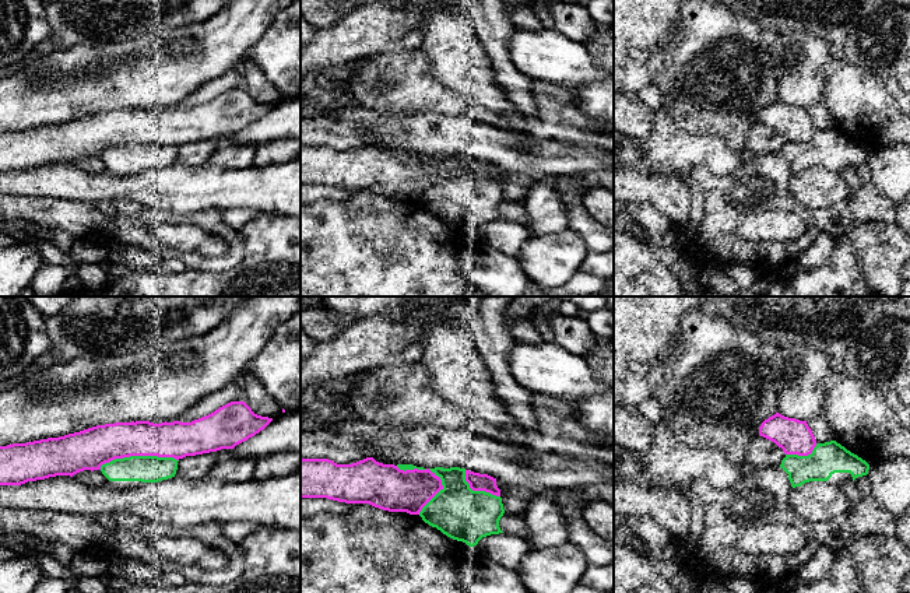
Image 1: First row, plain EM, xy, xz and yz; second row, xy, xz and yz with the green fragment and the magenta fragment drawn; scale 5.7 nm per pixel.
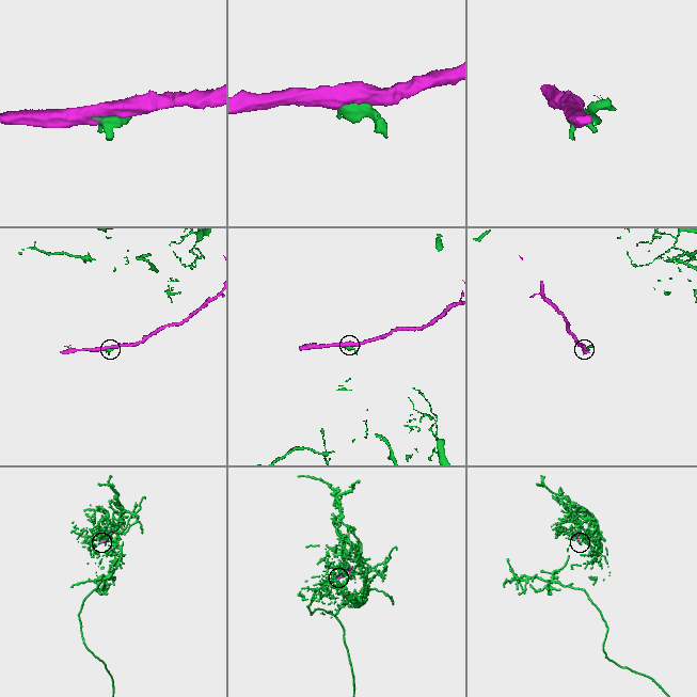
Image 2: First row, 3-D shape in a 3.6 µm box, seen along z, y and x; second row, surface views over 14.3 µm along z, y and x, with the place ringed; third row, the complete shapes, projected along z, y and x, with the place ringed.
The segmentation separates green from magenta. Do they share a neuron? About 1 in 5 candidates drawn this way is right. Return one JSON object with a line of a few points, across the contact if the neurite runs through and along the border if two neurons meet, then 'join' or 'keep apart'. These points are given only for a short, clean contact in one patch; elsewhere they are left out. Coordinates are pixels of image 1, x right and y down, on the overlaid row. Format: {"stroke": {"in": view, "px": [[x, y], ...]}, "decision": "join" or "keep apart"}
{"decision": "keep apart"}

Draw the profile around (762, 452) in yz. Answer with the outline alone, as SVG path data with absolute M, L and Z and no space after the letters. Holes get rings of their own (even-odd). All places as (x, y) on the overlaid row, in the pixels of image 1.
M758 435L748 445L746 466L749 469L762 469L780 466L786 453L774 442Z

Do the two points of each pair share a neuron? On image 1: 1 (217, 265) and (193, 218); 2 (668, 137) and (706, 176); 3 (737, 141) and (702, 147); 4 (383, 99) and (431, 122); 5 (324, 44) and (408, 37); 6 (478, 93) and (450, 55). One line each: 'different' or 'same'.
1: same
2: different
3: different
4: different
5: same
6: same

